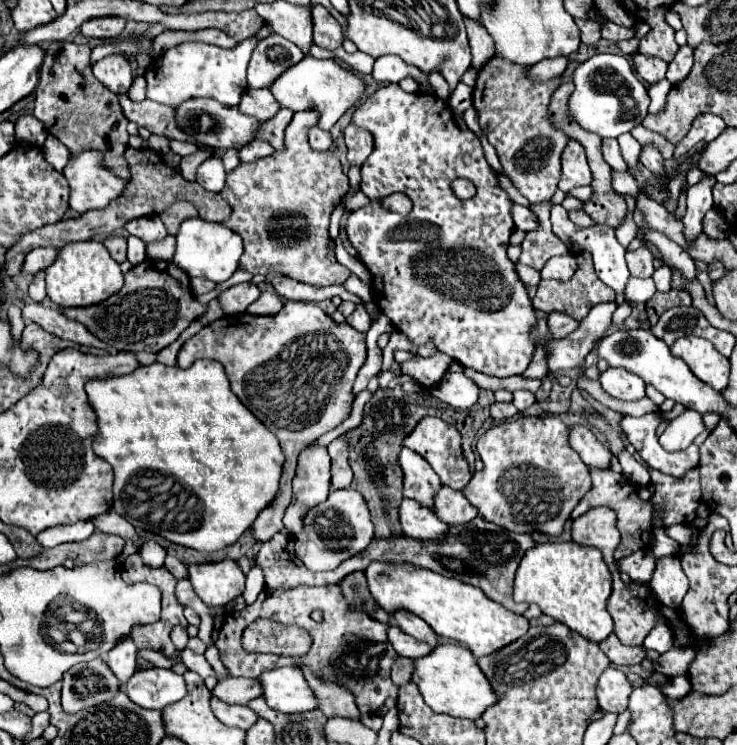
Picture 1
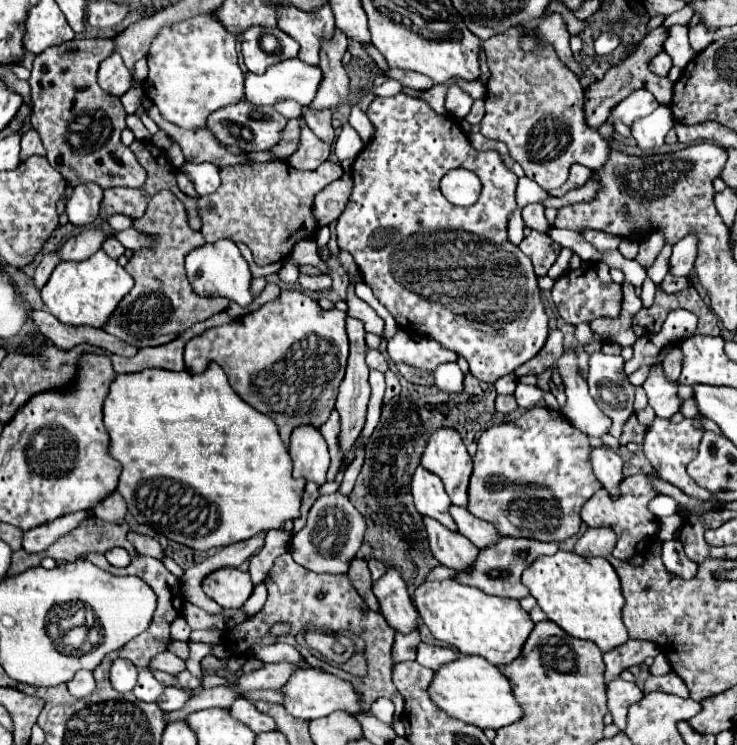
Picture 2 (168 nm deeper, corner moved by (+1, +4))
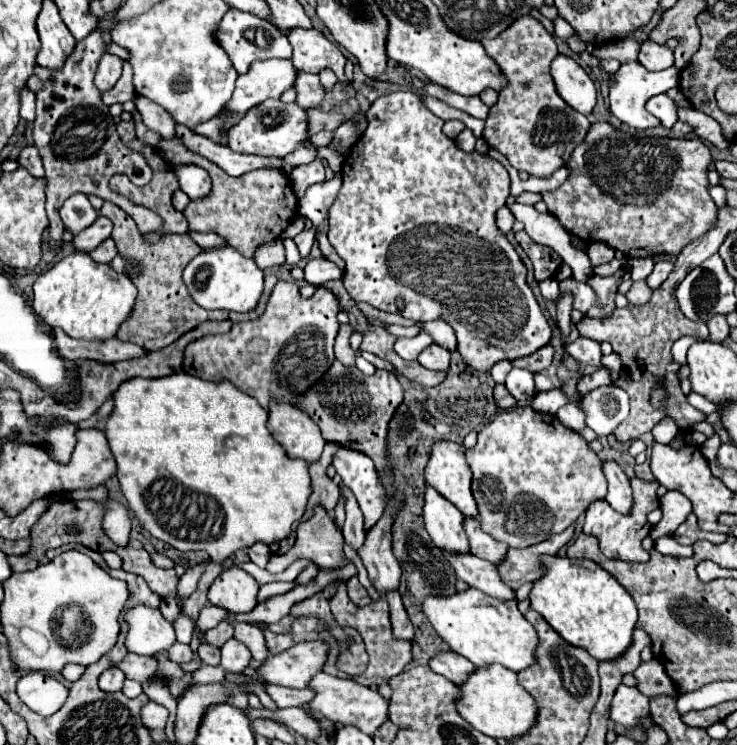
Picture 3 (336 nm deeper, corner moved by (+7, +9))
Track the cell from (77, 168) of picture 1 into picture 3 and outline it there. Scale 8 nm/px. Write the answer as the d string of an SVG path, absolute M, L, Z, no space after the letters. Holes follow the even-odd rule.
M76 192L72 194L60 208L60 218L64 222L64 226L72 232L72 234L78 234L80 230L84 230L86 226L90 226L98 214L94 212L90 200L86 194L82 192Z

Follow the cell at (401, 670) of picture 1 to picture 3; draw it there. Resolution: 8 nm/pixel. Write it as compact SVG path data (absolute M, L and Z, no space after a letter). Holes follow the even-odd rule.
M392 592L392 594L386 594L388 598L388 604L390 604L390 622L392 622L392 632L398 640L412 640L414 638L414 626L402 606L402 600L400 600L400 594L398 592Z

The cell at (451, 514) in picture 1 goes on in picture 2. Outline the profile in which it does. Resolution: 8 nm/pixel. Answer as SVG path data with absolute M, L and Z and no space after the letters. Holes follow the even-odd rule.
M450 507L450 515L454 517L456 525L458 525L458 531L468 537L478 549L482 547L490 547L492 543L498 543L500 539L500 533L496 531L496 527L492 523L486 523L478 517L474 517L468 509L464 507Z

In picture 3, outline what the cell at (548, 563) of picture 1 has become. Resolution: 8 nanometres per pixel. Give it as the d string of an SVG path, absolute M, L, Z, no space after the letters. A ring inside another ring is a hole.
M544 554L544 556L540 556L540 566L544 566L544 574L532 582L532 590L530 590L532 610L540 612L546 618L546 622L568 644L586 648L598 660L618 658L630 646L632 630L634 630L636 618L638 618L636 604L634 604L632 596L616 582L614 576L610 576L608 572L604 572L604 568L600 568L596 562L586 560L586 558L582 558L582 562L578 562L578 560L572 560L568 556L560 558L560 556Z

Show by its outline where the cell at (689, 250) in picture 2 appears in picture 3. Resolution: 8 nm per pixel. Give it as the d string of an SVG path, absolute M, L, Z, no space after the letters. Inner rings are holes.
M662 260L662 262L658 262L658 264L654 266L654 272L646 278L648 286L656 290L656 288L658 288L658 286L660 286L668 276L670 276L672 268L674 268L674 262L670 262L670 260Z

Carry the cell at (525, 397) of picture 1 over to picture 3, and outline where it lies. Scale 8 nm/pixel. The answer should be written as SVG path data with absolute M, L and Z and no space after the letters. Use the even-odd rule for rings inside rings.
M512 368L512 372L506 378L506 388L510 390L510 394L518 400L518 402L526 402L534 396L536 388L534 388L534 378L532 372L528 370L520 370L520 368Z

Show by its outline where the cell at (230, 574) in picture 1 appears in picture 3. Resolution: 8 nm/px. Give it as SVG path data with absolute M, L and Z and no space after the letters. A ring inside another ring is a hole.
M238 566L222 570L208 590L208 602L230 612L250 612L256 606L258 582Z

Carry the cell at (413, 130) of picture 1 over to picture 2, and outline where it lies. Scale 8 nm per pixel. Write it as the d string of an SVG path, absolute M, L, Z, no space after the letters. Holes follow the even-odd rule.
M398 93L394 97L376 97L370 105L370 109L366 111L368 119L374 125L374 139L370 139L370 143L364 145L364 149L358 153L358 157L352 163L352 181L354 181L354 189L350 195L350 201L344 209L344 213L338 217L336 223L336 237L338 237L338 247L348 251L362 275L362 281L374 291L374 297L390 311L390 315L396 319L398 327L402 331L412 333L424 333L432 339L436 339L438 343L442 343L444 347L450 347L454 353L462 355L468 365L470 365L470 373L484 381L484 383L494 383L498 377L512 373L516 367L524 365L526 361L530 361L546 343L548 339L548 313L546 307L540 299L540 287L532 269L532 263L526 255L522 255L522 251L510 243L508 233L506 233L506 223L508 223L508 215L516 209L516 185L518 185L518 175L512 173L502 157L496 151L476 151L470 141L468 135L460 129L460 125L456 123L456 119L452 119L450 115L436 115L428 103L408 97L404 93ZM450 169L468 169L474 171L478 175L478 179L482 181L482 193L480 199L470 205L470 207L456 207L450 201L444 199L444 195L440 193L440 179L450 171Z

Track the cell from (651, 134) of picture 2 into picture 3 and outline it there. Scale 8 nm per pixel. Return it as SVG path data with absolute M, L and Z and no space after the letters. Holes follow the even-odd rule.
M640 62L622 64L620 70L616 72L616 84L610 86L610 110L612 110L612 114L618 120L622 120L624 124L628 124L630 128L646 130L646 128L660 126L660 120L656 116L648 114L644 104L650 96L666 92L666 84L676 84L678 86L678 70L674 66L668 68L668 70L660 70L660 72L648 72Z

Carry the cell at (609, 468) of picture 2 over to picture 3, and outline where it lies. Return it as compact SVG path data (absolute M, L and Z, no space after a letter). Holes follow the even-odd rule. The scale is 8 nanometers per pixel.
M604 460L602 462L602 472L608 480L608 494L606 502L618 510L618 512L628 512L632 506L632 490L628 476L622 472L622 468L614 460Z

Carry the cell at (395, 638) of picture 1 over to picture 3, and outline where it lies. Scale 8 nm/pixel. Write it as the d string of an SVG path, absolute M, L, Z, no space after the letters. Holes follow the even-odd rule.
M438 652L428 660L428 666L430 670L446 676L454 684L460 684L474 670L474 664L456 652Z

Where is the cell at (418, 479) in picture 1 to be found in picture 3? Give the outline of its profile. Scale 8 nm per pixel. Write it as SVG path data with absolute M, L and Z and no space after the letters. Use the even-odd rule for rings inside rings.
M426 486L424 492L424 526L438 548L468 552L468 538L462 528L464 516L438 490Z

